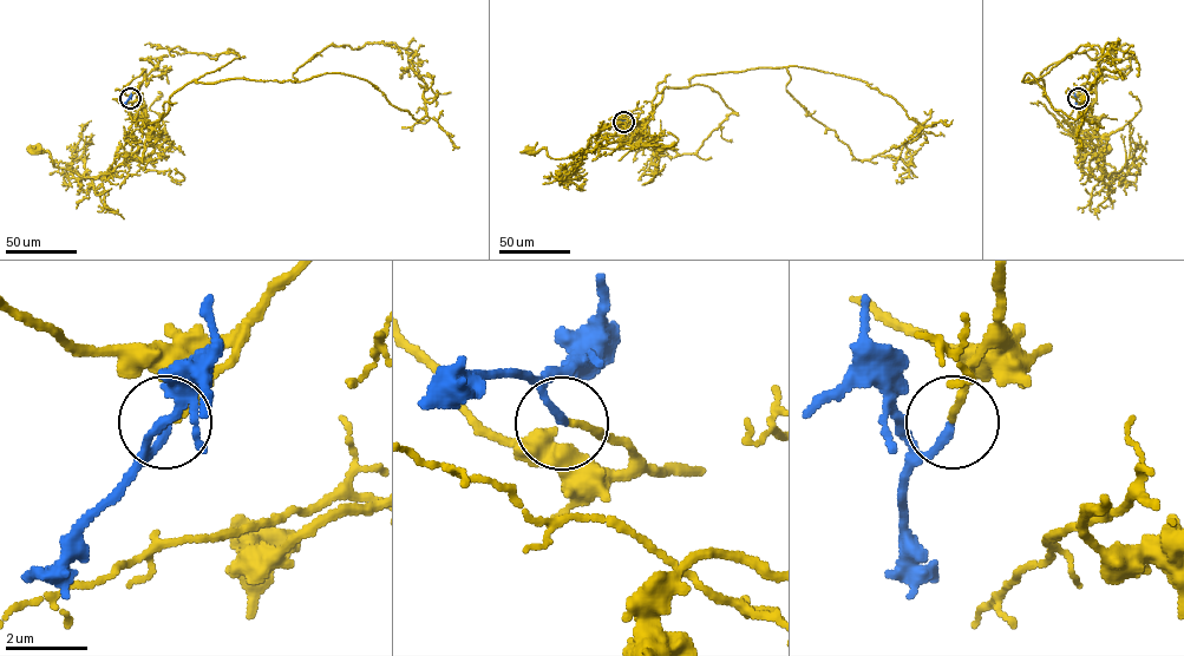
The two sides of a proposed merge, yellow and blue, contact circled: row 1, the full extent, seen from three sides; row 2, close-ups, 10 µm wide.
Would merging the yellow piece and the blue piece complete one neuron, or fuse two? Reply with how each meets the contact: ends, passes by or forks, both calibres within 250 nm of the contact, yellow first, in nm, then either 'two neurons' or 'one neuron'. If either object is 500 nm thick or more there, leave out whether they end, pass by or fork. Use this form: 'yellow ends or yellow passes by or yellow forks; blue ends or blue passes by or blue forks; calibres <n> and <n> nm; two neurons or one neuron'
yellow ends; blue ends; calibres 160 and 190 nm; one neuron

